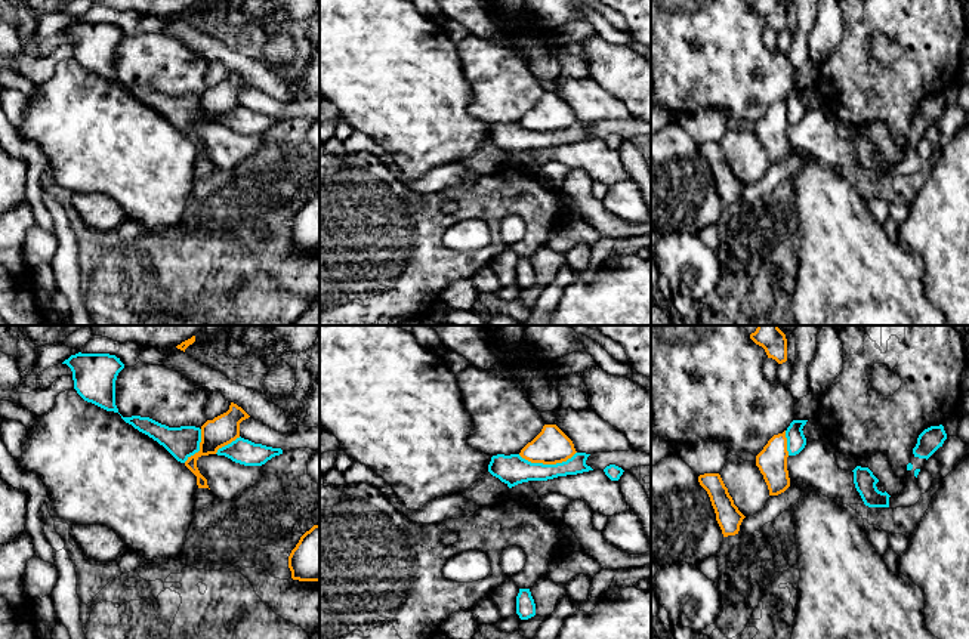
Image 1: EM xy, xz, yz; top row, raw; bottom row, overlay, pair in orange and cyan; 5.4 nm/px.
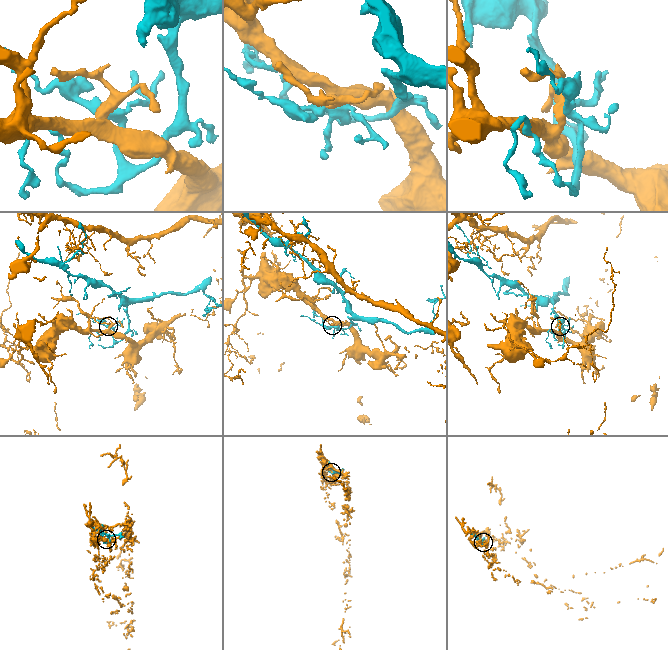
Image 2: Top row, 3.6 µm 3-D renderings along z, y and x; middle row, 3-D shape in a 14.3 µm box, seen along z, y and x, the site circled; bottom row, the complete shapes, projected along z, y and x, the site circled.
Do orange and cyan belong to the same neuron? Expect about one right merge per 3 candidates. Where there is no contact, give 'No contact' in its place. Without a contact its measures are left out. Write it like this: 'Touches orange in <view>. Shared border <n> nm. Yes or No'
Touches orange in xz. Shared border 320 nm. No

